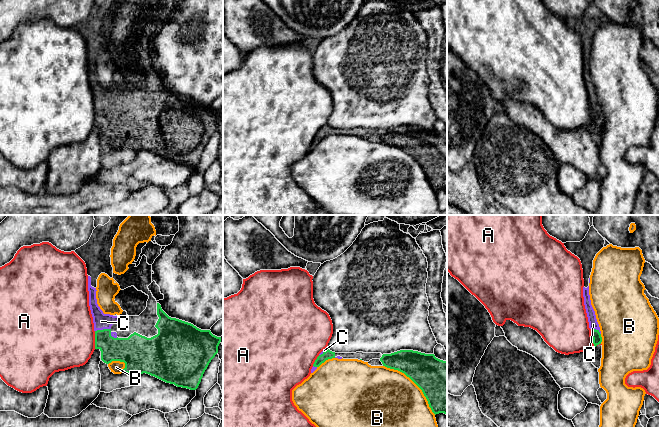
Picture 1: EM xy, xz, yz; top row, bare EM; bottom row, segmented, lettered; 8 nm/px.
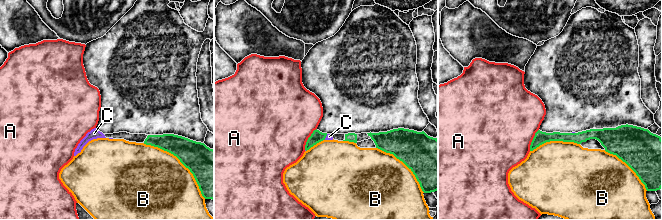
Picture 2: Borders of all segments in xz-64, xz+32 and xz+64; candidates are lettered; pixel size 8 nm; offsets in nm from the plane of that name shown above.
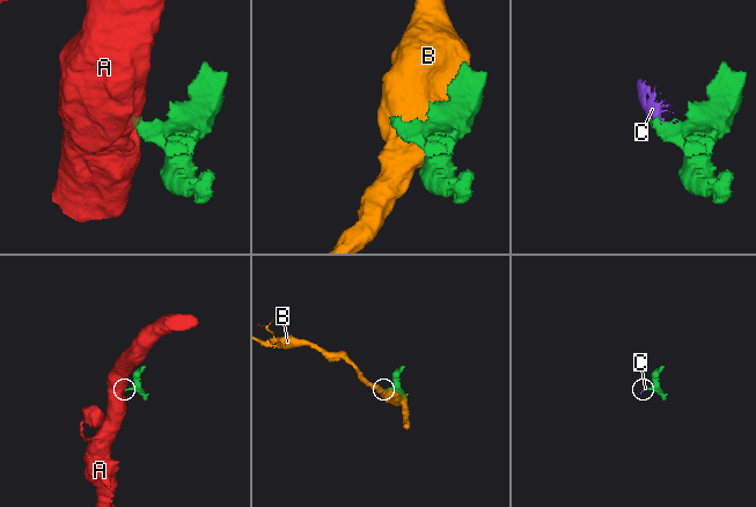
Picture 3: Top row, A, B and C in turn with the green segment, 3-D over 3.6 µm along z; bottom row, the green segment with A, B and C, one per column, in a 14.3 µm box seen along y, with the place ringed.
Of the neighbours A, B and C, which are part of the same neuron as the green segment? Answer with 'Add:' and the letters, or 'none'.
Add: C

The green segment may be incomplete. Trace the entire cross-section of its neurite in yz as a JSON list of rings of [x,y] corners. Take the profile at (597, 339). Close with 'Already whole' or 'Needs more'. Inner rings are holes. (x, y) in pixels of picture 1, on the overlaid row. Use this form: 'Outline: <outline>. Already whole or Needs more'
Outline: [[[591,226],[585,238],[580,242],[566,242],[564,246],[568,251],[577,256],[582,264],[583,269],[583,297],[584,305],[588,317],[589,328],[593,338],[594,347],[601,344],[602,337],[599,324],[596,319],[595,311],[591,305],[589,295],[590,275],[593,268],[593,260],[596,254],[604,247],[605,240],[598,231]]]. Needs more

